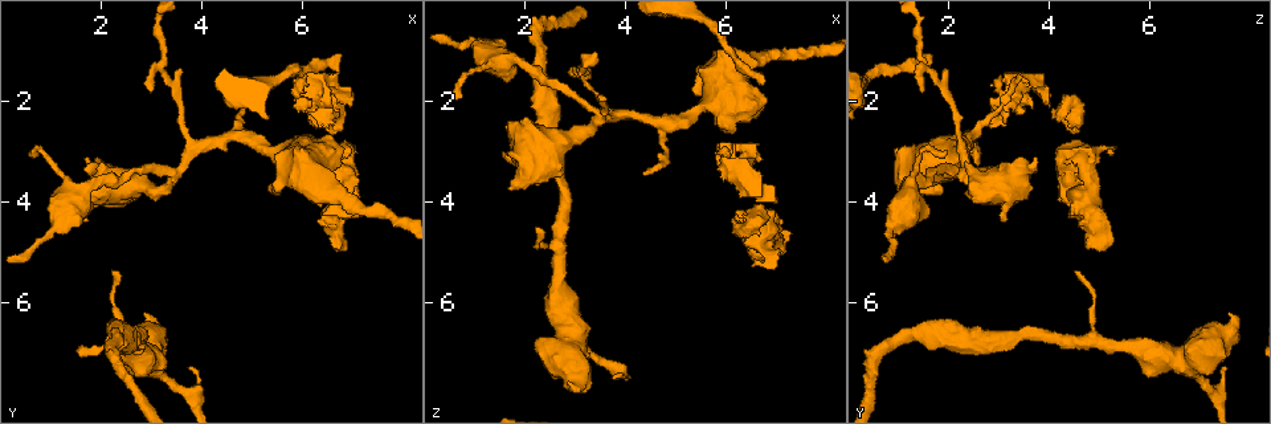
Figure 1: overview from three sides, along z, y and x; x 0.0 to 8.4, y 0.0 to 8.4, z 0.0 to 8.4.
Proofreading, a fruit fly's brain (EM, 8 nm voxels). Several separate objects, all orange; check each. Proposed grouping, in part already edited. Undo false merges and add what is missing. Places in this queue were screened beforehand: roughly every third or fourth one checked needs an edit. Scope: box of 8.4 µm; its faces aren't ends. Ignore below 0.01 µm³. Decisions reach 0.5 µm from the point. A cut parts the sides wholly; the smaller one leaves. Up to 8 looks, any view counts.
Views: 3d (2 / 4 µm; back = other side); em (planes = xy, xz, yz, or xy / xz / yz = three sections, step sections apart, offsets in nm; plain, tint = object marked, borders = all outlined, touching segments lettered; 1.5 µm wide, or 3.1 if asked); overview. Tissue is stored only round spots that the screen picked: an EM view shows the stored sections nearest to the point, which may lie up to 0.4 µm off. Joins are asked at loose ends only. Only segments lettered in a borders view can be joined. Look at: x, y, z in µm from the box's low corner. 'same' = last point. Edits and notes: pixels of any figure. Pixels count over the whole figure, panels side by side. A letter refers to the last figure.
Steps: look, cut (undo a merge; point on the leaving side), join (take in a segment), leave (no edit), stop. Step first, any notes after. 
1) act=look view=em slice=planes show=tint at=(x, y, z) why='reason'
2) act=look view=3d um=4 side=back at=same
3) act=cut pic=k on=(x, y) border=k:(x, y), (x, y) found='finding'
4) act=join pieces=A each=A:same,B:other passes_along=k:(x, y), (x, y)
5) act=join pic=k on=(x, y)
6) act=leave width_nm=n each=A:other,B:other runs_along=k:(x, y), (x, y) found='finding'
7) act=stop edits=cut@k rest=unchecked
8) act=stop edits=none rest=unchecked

act=look view=em slice=planes show=tint at=(2.80, 6.25, 7.60) why='thick end'

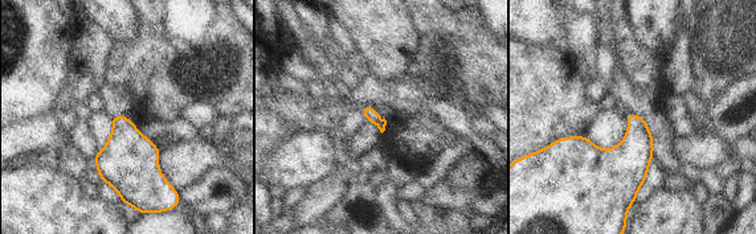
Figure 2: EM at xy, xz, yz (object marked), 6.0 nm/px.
act=look view=em slice=planes show=borders at=same

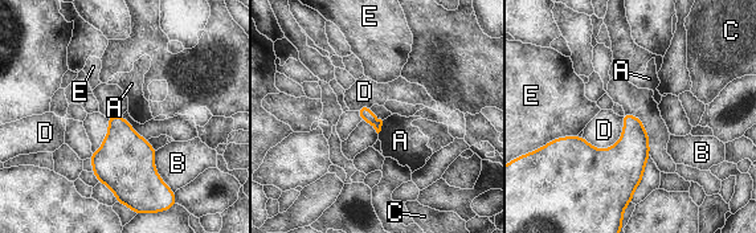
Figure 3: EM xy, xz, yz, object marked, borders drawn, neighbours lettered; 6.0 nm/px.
act=leave each=A:other,B:other,C:other,D:other,E:other found='none of them fits'

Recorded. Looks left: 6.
act=look view=em slice=planes show=borders at=(0.60, 3.05, 2.00) why='an open end'

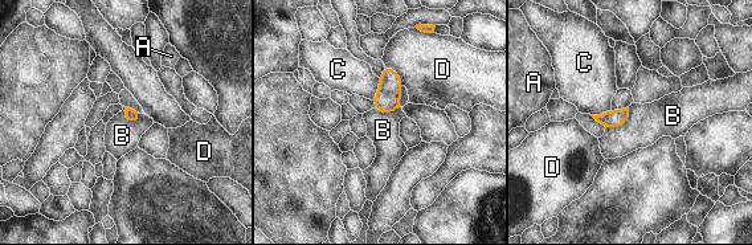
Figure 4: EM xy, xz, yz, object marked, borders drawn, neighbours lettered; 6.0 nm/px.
act=leave width_nm=70 each=A:other,B:other,C:other,D:other border=4:(629, 107), (621, 126), (605, 129) found='no lettered segment goes on from it'

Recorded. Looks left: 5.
act=look view=em um=3.1 slice=planes show=plain at=(6.80, 1.05, 1.55) why='thin end'

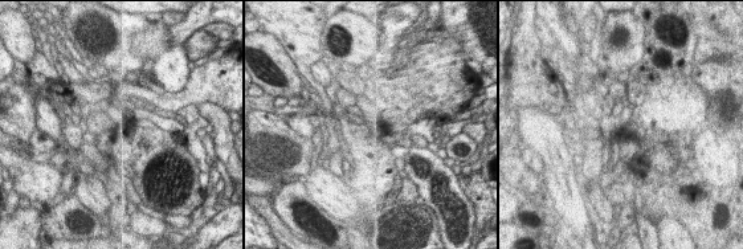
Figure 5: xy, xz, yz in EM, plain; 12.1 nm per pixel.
act=look view=em um=3.1 slice=planes show=borders at=same

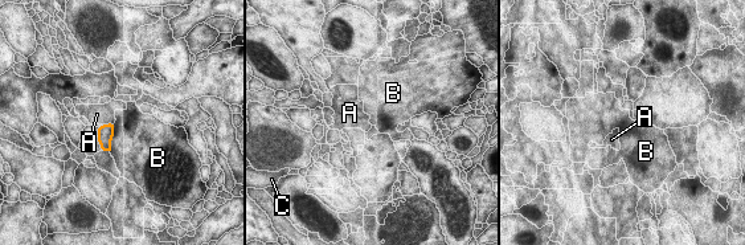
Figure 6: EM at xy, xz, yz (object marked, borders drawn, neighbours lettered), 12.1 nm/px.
act=leave width_nm=130 each=A:other,B:other,C:other border=6:(114, 123), (110, 152) found='none of them fits'

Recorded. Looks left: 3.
act=stop edits=none rest=unchecked

